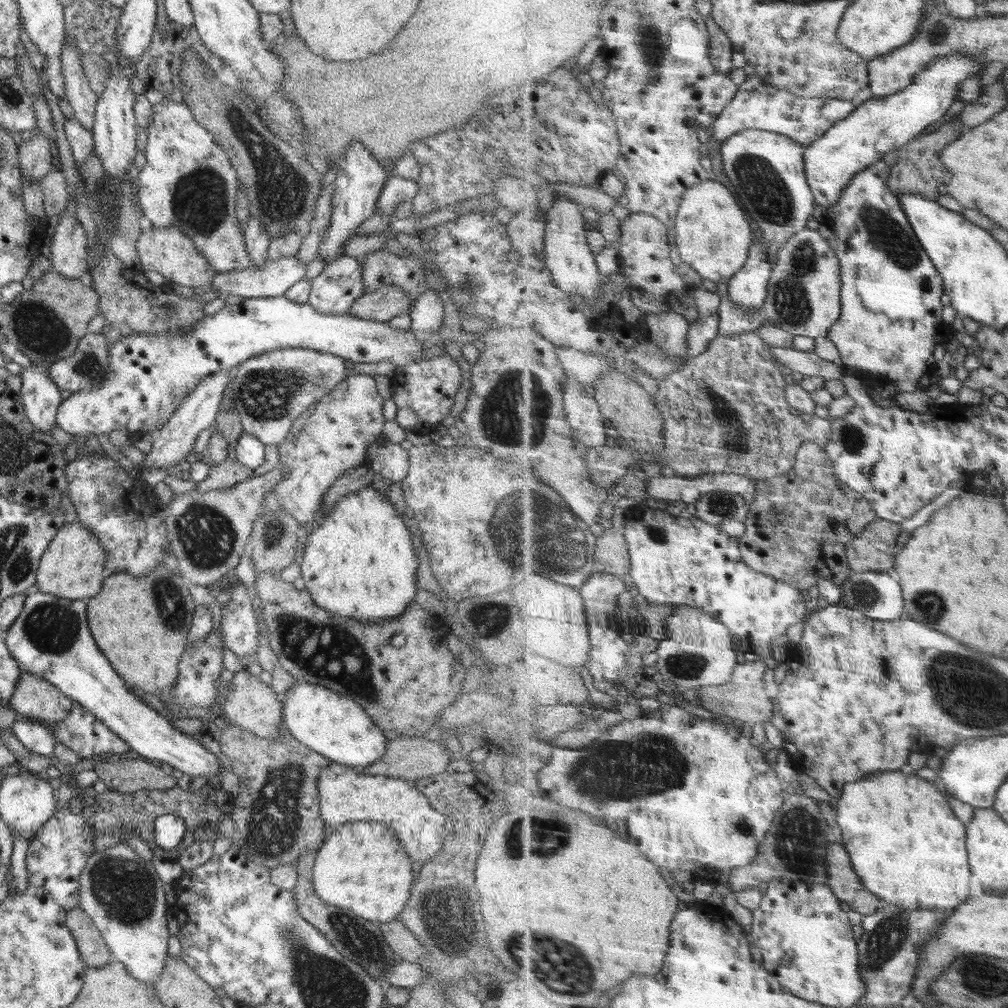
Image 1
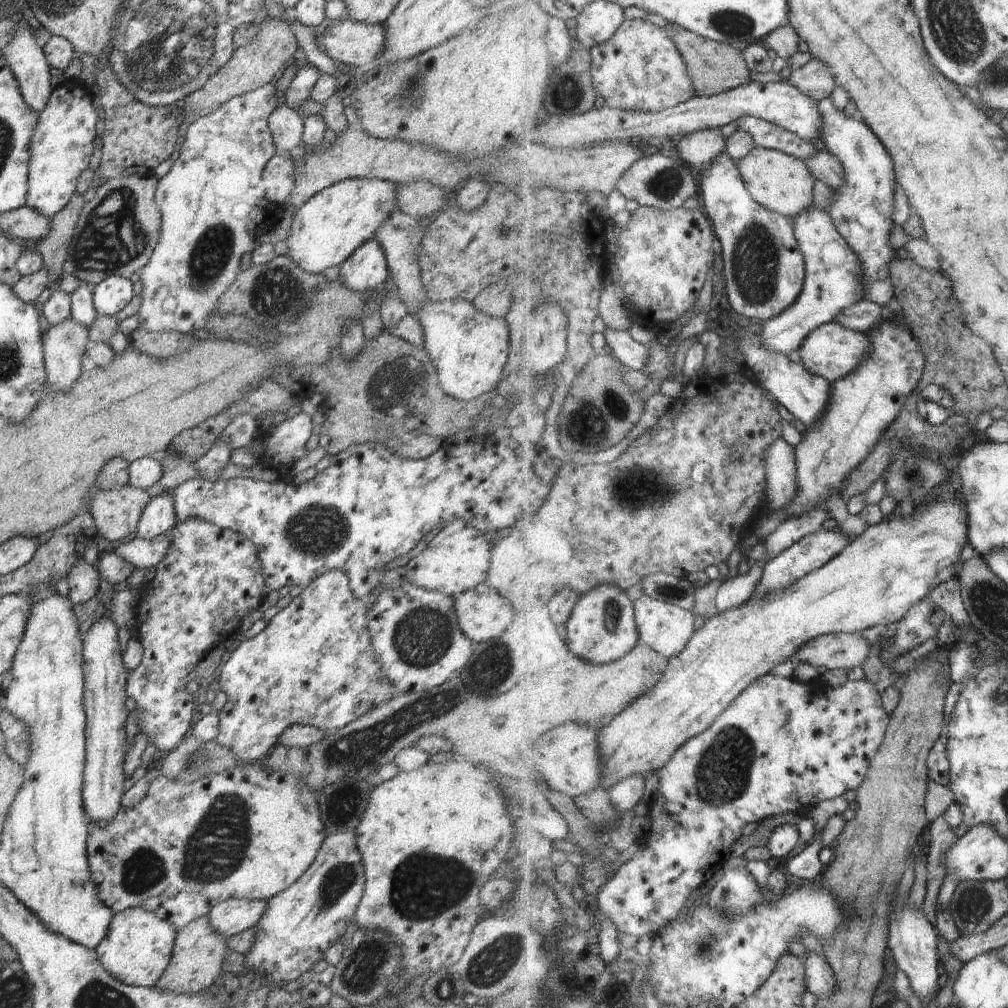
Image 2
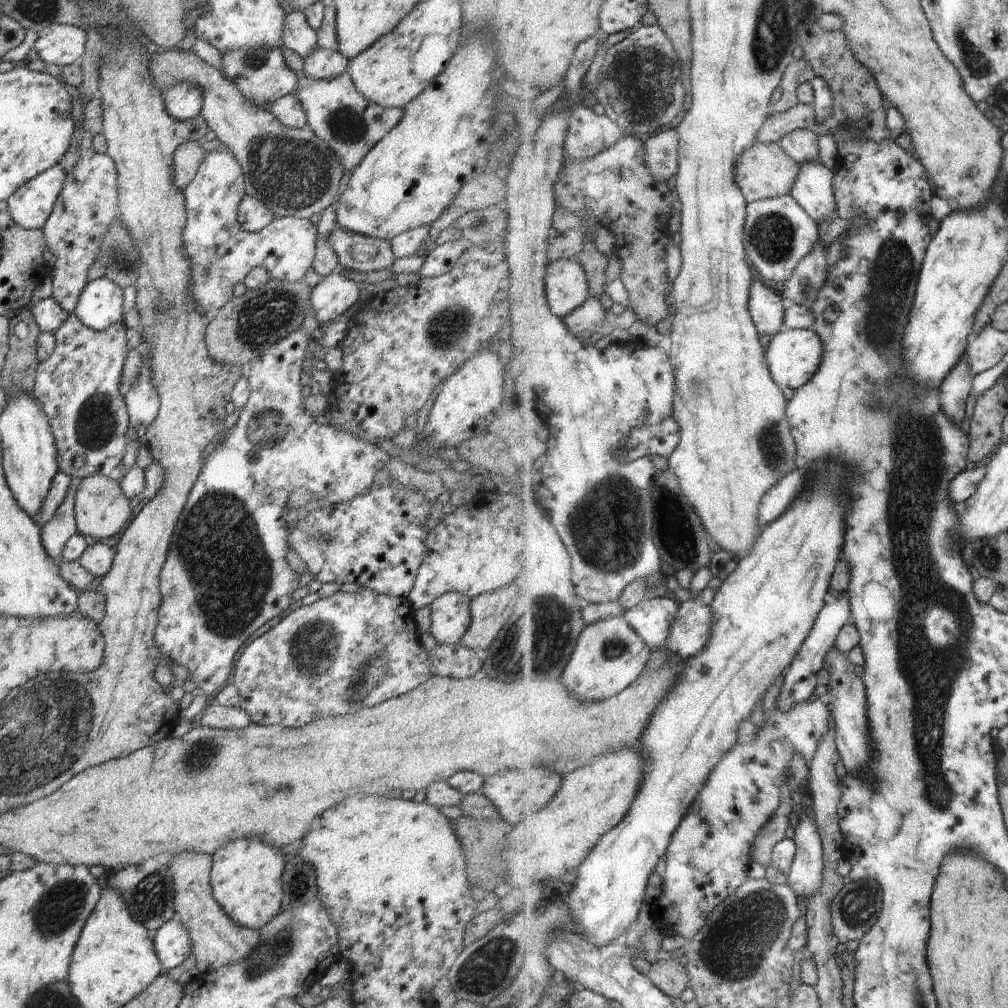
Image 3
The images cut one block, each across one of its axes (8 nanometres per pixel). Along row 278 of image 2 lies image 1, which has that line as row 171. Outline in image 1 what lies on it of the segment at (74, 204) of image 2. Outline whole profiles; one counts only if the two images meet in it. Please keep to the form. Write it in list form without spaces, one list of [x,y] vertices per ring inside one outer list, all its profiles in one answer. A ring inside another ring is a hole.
[[[54,169],[42,177],[39,182],[43,193],[44,212],[49,219],[54,221],[57,216],[66,212],[69,204],[70,194],[66,187],[65,177]]]

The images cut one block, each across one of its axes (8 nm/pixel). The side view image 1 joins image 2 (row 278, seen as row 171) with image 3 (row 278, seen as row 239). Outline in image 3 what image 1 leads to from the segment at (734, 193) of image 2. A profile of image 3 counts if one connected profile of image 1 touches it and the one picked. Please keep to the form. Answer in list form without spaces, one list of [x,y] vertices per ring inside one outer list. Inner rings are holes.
[[[793,195],[755,201],[747,210],[747,260],[763,278],[782,290],[795,276],[801,263],[815,252],[823,236],[822,226]]]

